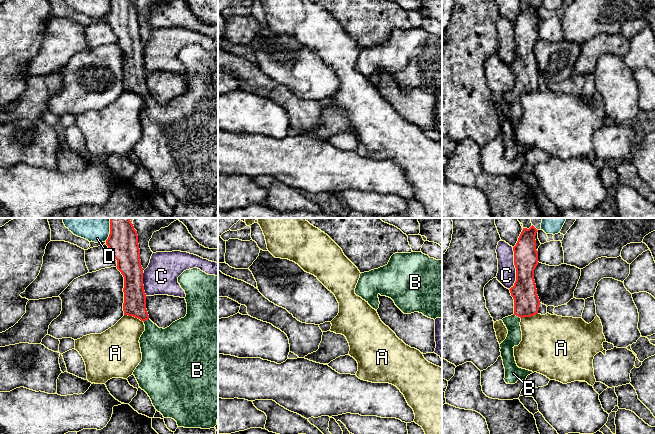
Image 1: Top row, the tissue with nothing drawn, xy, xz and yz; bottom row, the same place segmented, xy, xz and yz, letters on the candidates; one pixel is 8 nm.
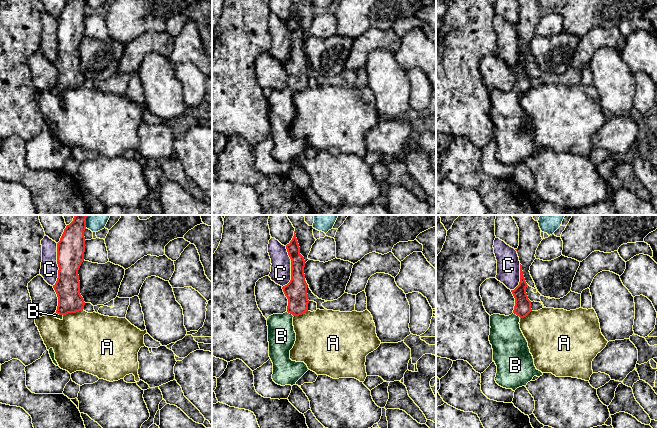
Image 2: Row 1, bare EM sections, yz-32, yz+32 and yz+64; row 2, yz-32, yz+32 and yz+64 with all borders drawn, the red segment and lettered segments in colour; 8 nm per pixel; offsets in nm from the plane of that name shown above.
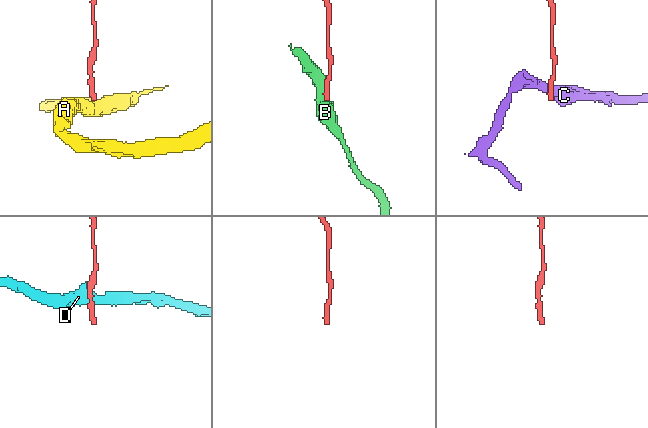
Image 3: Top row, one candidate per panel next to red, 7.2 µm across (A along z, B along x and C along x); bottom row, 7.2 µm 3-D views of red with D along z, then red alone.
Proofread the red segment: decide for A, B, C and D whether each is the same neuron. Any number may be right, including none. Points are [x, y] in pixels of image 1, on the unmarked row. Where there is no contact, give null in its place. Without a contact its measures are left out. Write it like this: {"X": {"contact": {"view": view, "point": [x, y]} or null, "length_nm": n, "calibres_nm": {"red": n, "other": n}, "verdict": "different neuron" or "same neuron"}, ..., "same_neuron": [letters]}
{"A": {"contact": {"view": "xy", "point": [134, 92]}, "length_nm": 170, "calibres_nm": {"red": 180, "other": 300}, "verdict": "different neuron"}, "B": {"contact": {"view": "yz", "point": [517, 91]}, "length_nm": 70, "calibres_nm": {"red": 200, "other": 120}, "verdict": "same neuron"}, "C": {"contact": {"view": "yz", "point": [515, 43]}, "length_nm": 340, "calibres_nm": {"red": 200, "other": 150}, "verdict": "different neuron"}, "D": {"contact": {"view": "xy", "point": [110, 9]}, "length_nm": 150, "calibres_nm": {"red": 240, "other": 160}, "verdict": "different neuron"}, "same_neuron": ["B"]}

